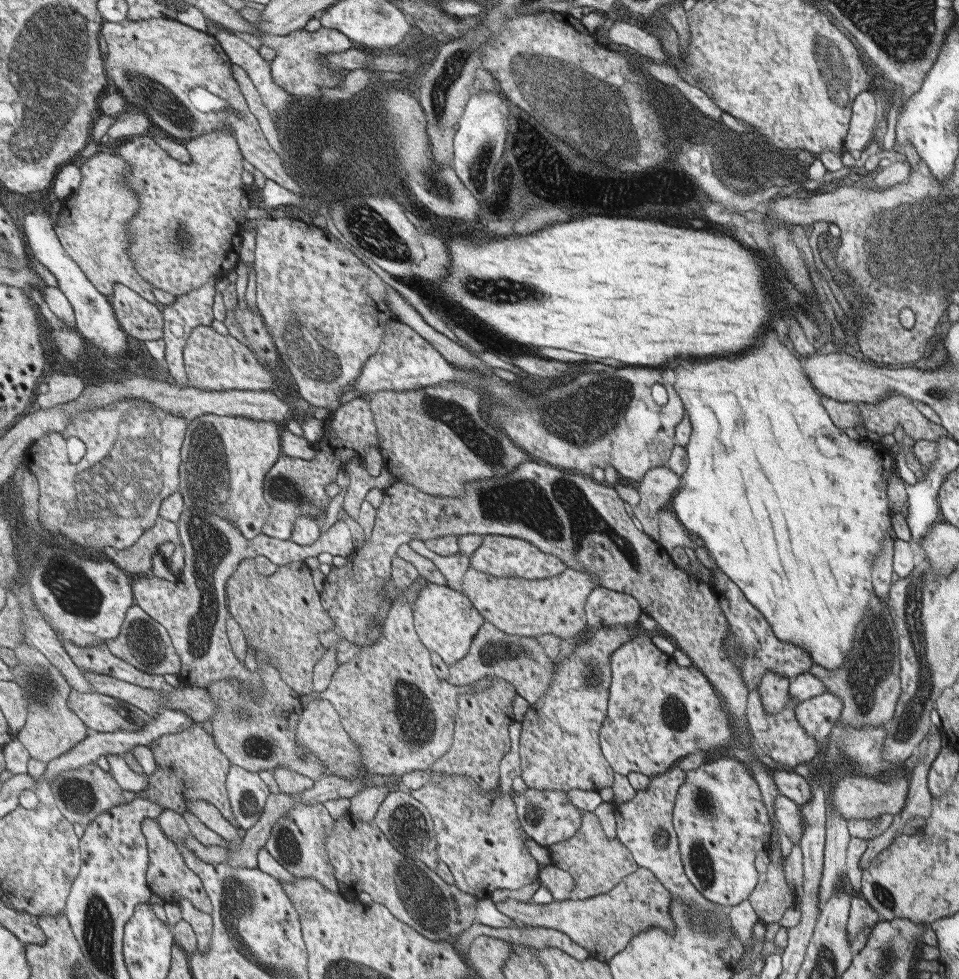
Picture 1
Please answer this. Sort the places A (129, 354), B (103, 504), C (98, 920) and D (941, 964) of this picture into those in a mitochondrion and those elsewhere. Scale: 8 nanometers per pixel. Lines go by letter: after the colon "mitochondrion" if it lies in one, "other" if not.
A: other
B: mitochondrion
C: mitochondrion
D: other

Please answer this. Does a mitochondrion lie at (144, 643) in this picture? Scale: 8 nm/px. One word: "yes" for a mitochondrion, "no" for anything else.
yes

